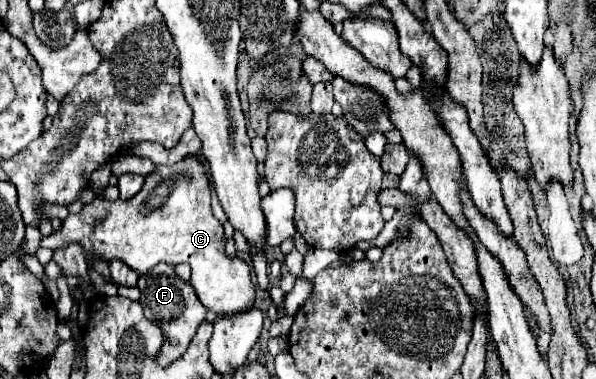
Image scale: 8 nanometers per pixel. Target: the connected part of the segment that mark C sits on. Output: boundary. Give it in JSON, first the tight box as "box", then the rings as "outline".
{"box":[41,156,255,316],"outline":[[[193,156],[173,166],[159,166],[129,200],[111,202],[95,198],[79,214],[67,216],[57,232],[41,238],[41,246],[51,250],[65,248],[73,242],[81,244],[87,262],[119,260],[137,274],[147,274],[159,262],[171,266],[187,262],[191,266],[191,284],[201,304],[219,316],[241,314],[255,306],[251,268],[249,264],[233,264],[239,258],[225,254],[227,240],[221,222],[211,212],[209,180]]]}

